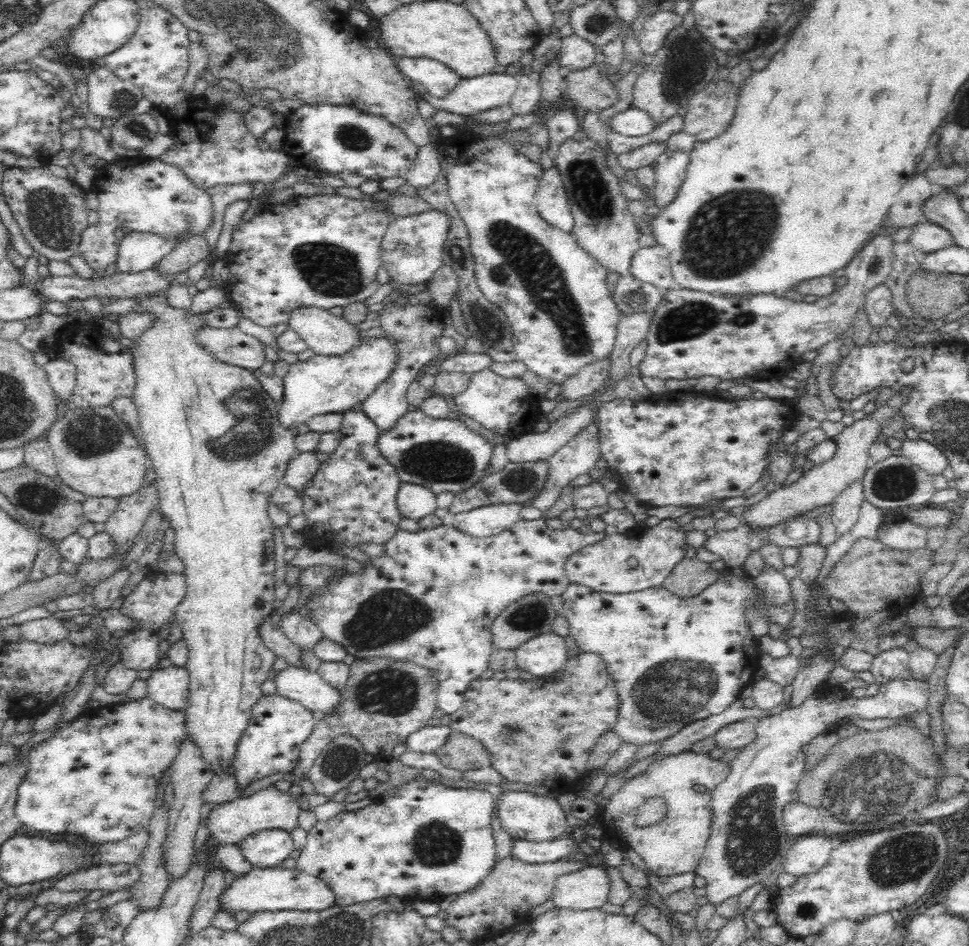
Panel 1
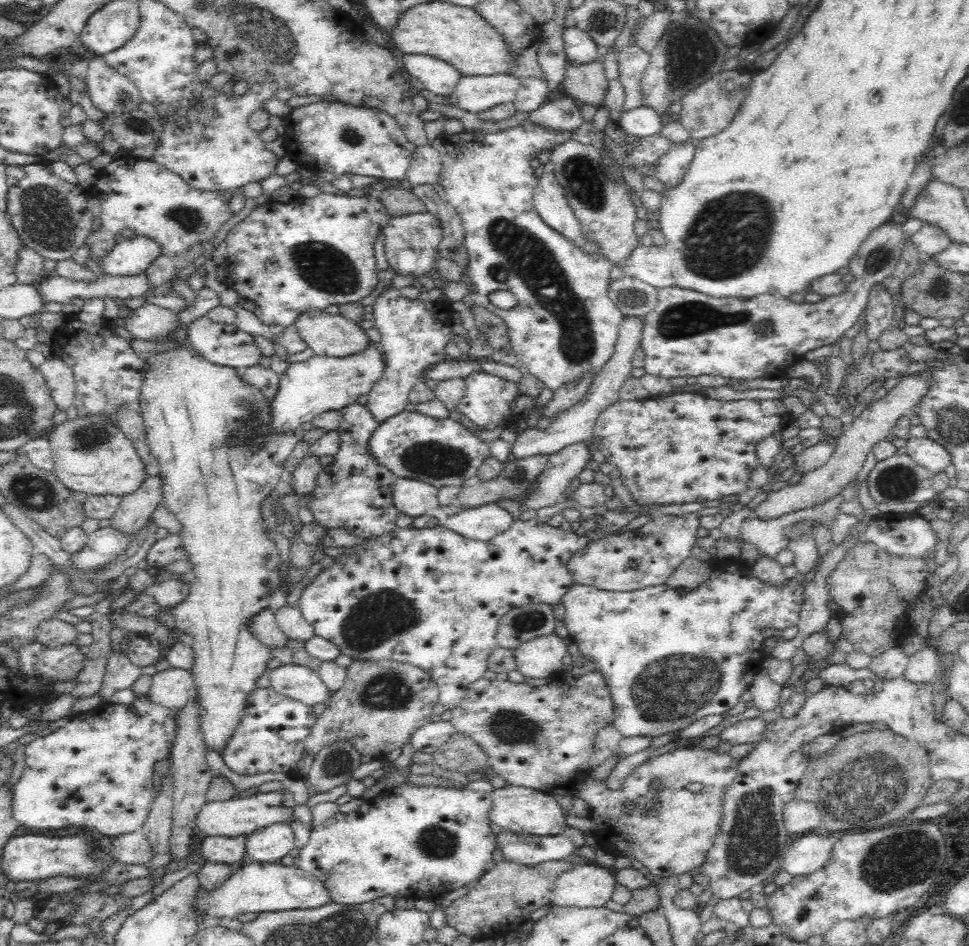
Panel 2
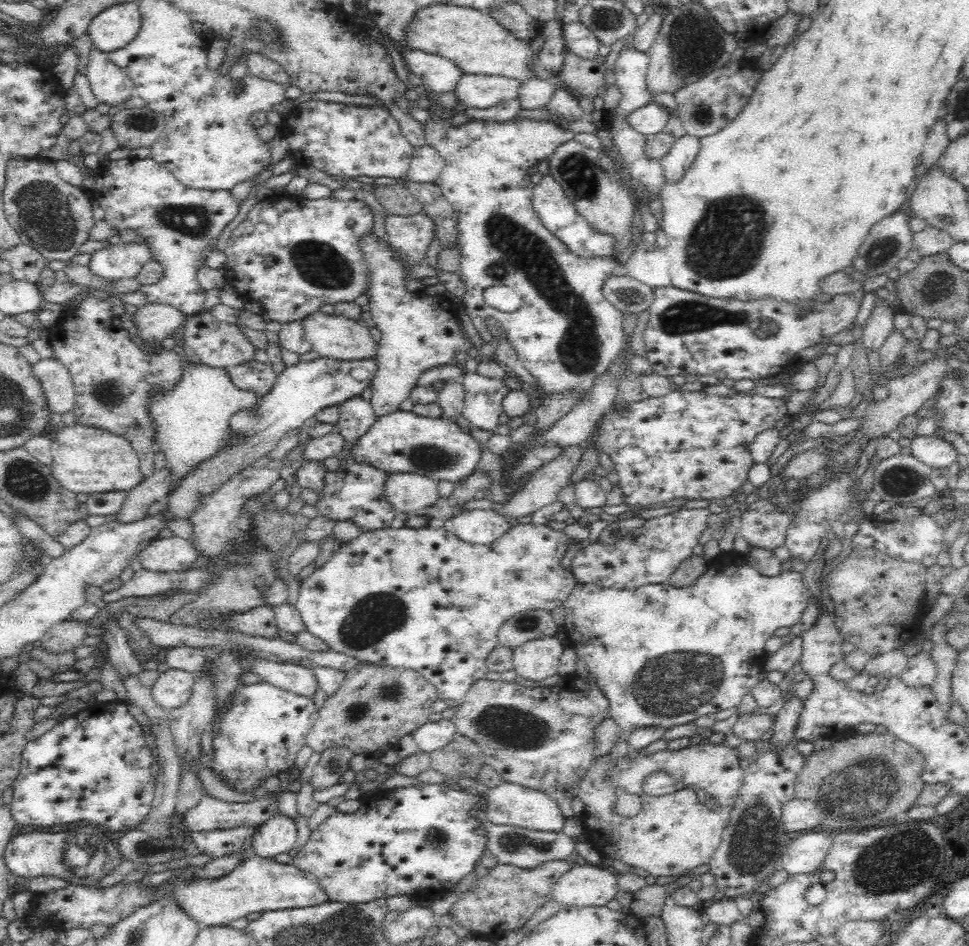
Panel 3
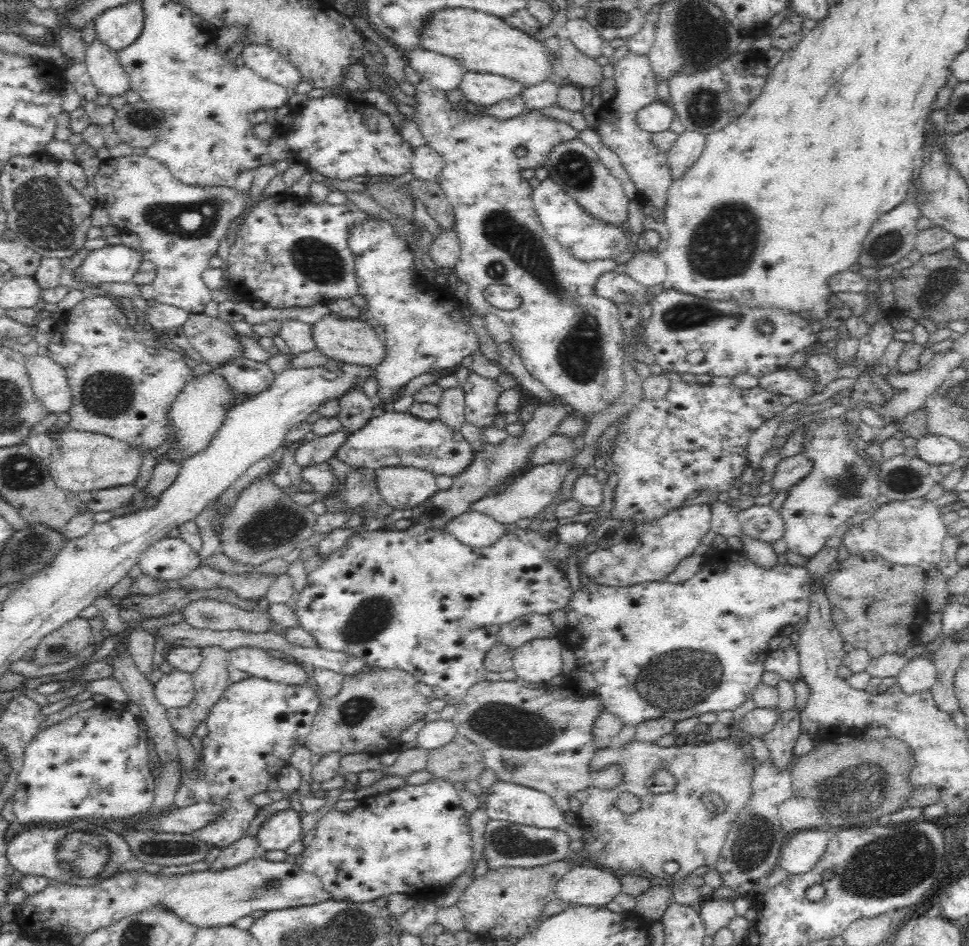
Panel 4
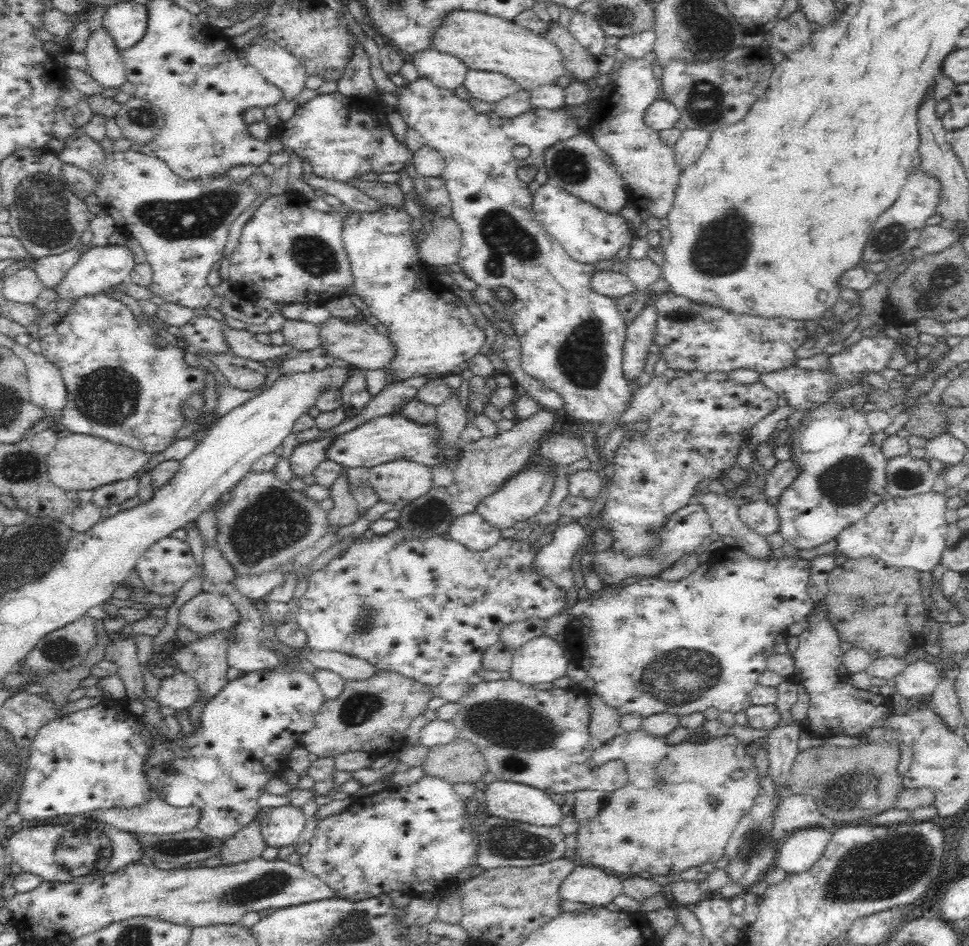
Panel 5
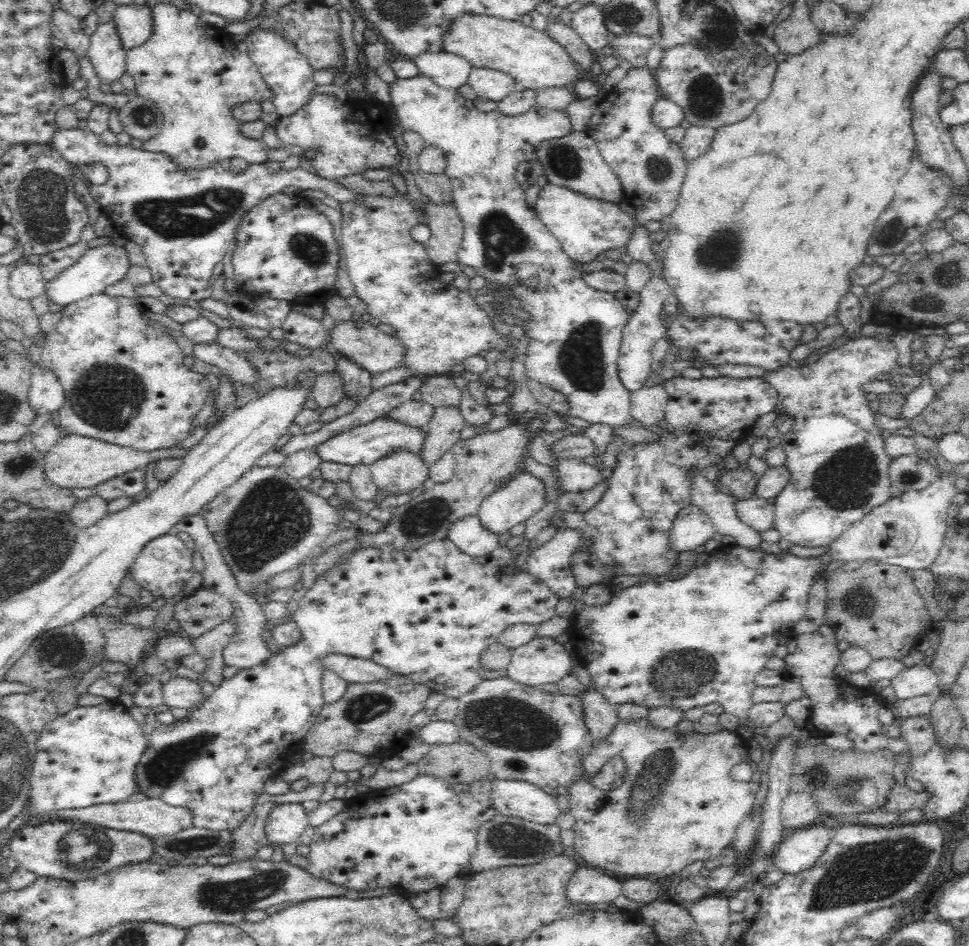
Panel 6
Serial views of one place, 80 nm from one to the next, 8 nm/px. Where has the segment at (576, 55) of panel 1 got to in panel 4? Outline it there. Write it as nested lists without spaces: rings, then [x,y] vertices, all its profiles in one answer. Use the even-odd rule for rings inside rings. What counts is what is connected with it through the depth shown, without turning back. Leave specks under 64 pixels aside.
[[[585,16],[568,19],[565,27],[569,32],[569,39],[574,43],[576,48],[580,49],[582,54],[590,58],[598,58],[602,55],[603,38],[600,36],[598,29],[587,21]]]

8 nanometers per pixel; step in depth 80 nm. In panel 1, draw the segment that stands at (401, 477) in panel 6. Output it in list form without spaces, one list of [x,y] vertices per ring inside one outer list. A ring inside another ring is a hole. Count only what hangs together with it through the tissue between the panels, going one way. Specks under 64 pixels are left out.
[[[400,482],[396,494],[396,504],[404,518],[417,521],[438,510],[436,495],[431,488],[413,482]]]

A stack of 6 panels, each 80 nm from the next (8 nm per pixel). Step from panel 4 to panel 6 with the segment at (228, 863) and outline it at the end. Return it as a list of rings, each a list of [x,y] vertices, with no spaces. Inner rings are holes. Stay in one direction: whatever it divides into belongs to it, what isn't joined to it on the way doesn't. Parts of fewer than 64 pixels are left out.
[[[262,802],[254,805],[252,812],[244,818],[242,824],[233,830],[233,842],[229,855],[234,861],[251,859],[261,846],[270,844],[265,833],[265,824],[270,811],[278,802]]]

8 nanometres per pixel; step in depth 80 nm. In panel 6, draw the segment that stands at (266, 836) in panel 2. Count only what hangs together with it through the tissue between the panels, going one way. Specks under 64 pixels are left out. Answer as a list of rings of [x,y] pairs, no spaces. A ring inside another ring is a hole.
[[[298,802],[278,803],[265,824],[265,833],[272,846],[298,842],[298,838],[309,824],[307,811]]]

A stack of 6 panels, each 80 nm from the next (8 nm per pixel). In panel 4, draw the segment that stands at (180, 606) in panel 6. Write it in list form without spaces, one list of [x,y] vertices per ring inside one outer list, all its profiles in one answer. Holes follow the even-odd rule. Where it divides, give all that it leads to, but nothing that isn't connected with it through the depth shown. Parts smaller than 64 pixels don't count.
[[[198,598],[180,610],[182,620],[194,628],[210,630],[243,630],[262,633],[270,630],[270,615],[264,612],[248,611],[228,602],[213,598]]]

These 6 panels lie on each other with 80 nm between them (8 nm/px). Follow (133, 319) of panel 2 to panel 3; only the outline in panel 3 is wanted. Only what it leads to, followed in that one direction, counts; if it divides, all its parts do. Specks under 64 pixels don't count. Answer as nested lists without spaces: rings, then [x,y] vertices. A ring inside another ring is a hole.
[[[147,303],[138,308],[135,318],[135,332],[146,343],[162,342],[168,335],[172,335],[182,323],[185,322],[184,314],[172,306],[164,304]]]

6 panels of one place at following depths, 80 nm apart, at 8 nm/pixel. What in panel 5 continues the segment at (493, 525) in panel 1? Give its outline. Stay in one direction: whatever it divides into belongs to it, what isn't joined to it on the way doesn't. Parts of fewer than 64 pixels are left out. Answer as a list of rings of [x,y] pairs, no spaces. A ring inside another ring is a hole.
[[[478,513],[463,514],[461,517],[455,518],[450,525],[448,535],[452,540],[464,545],[466,549],[474,552],[481,550],[488,550],[494,546],[500,539],[500,529],[492,527],[486,519],[482,518]]]

